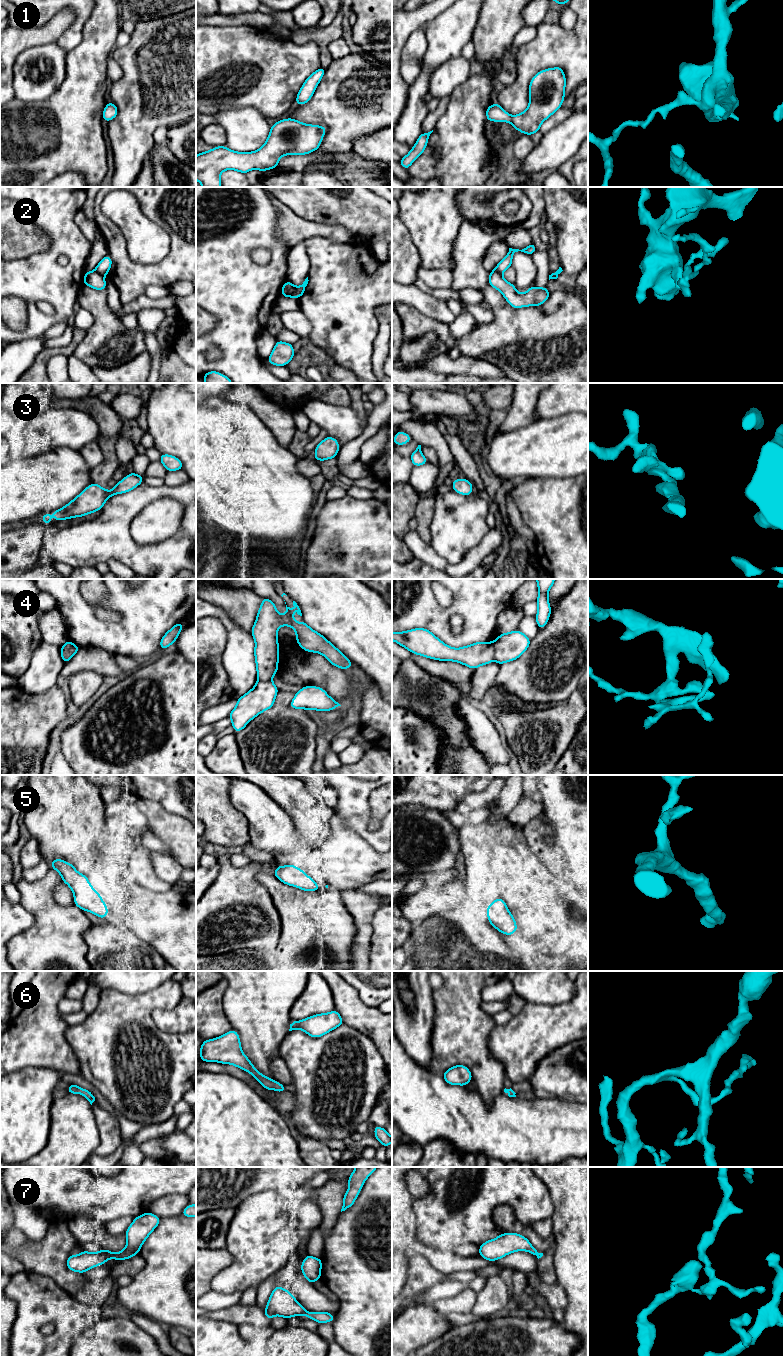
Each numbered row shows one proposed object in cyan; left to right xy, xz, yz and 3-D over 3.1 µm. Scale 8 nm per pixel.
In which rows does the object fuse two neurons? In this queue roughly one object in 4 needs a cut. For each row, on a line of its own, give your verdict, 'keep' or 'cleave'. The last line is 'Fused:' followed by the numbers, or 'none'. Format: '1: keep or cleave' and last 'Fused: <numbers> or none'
1: keep
2: cleave
3: keep
4: cleave
5: keep
6: keep
7: cleave
Fused: 2, 4, 7

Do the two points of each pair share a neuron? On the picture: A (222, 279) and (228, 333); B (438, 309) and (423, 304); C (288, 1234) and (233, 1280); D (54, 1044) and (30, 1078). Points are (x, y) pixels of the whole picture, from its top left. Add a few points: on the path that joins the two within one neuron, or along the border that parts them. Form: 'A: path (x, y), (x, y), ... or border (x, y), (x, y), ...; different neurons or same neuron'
A: path (228, 292), (228, 320); same neuron
B: path (434, 308), (427, 305); same neuron
C: path (274, 1241), (247, 1268); same neuron
D: border (15, 1071), (26, 1067), (49, 1067), (61, 1073); different neurons

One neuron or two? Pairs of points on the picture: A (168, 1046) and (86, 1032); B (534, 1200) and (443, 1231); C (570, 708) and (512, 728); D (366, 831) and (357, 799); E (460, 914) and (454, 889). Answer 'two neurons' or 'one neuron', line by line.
A: one neuron
B: one neuron
C: one neuron
D: one neuron
E: two neurons

